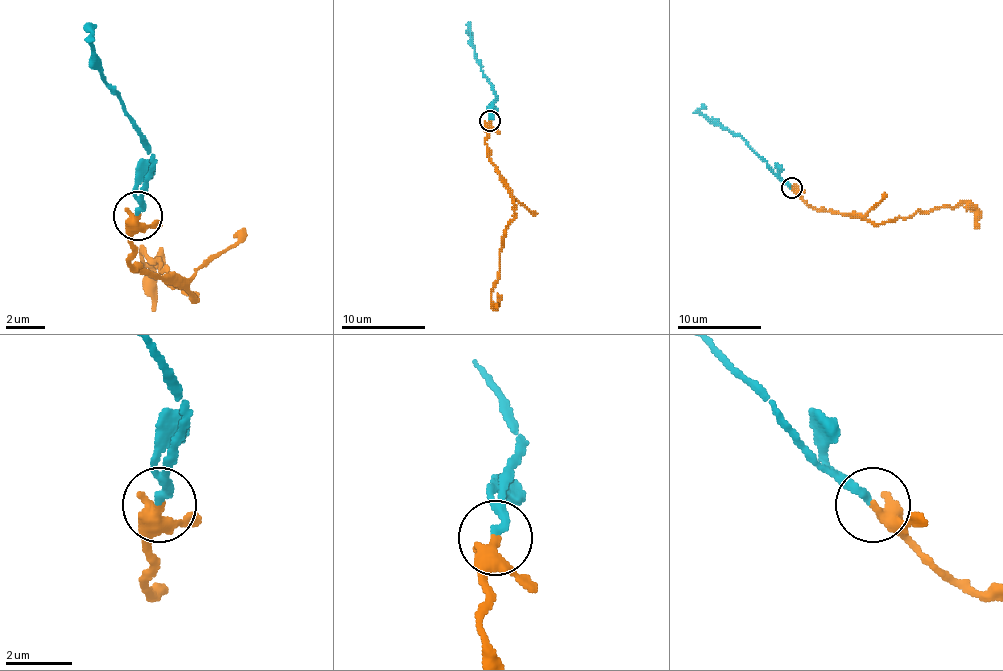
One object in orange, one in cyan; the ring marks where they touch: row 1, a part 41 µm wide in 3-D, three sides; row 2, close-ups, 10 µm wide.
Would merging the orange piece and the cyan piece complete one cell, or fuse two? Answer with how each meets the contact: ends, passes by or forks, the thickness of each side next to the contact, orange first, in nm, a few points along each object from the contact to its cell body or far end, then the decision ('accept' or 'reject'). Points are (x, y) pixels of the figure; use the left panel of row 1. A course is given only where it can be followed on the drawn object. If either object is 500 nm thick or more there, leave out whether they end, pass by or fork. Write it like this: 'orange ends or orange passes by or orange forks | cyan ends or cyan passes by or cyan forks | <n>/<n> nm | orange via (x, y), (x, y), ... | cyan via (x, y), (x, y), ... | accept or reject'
orange passes by | cyan ends | 340/260 nm | orange via (136, 217), (126, 260), (136, 270), (170, 275), (195, 295), (141, 251), (156, 309) | cyan via (136, 217), (151, 148), (97, 60), (87, 21) | accept

